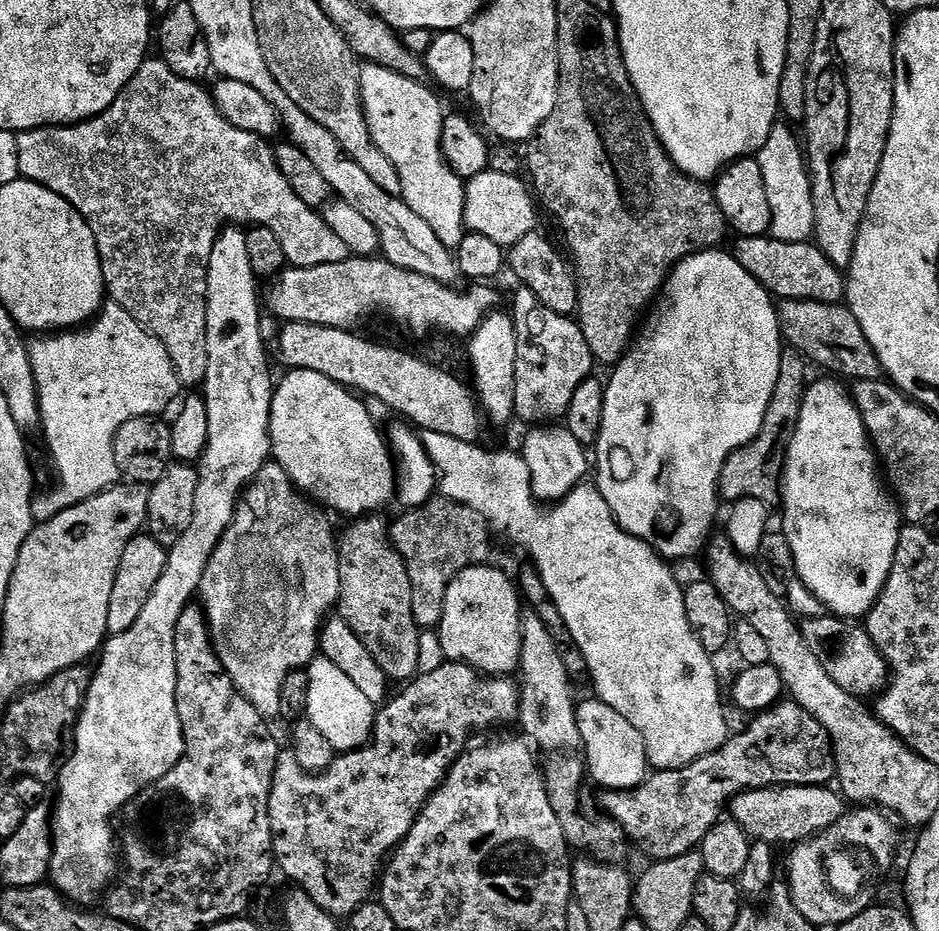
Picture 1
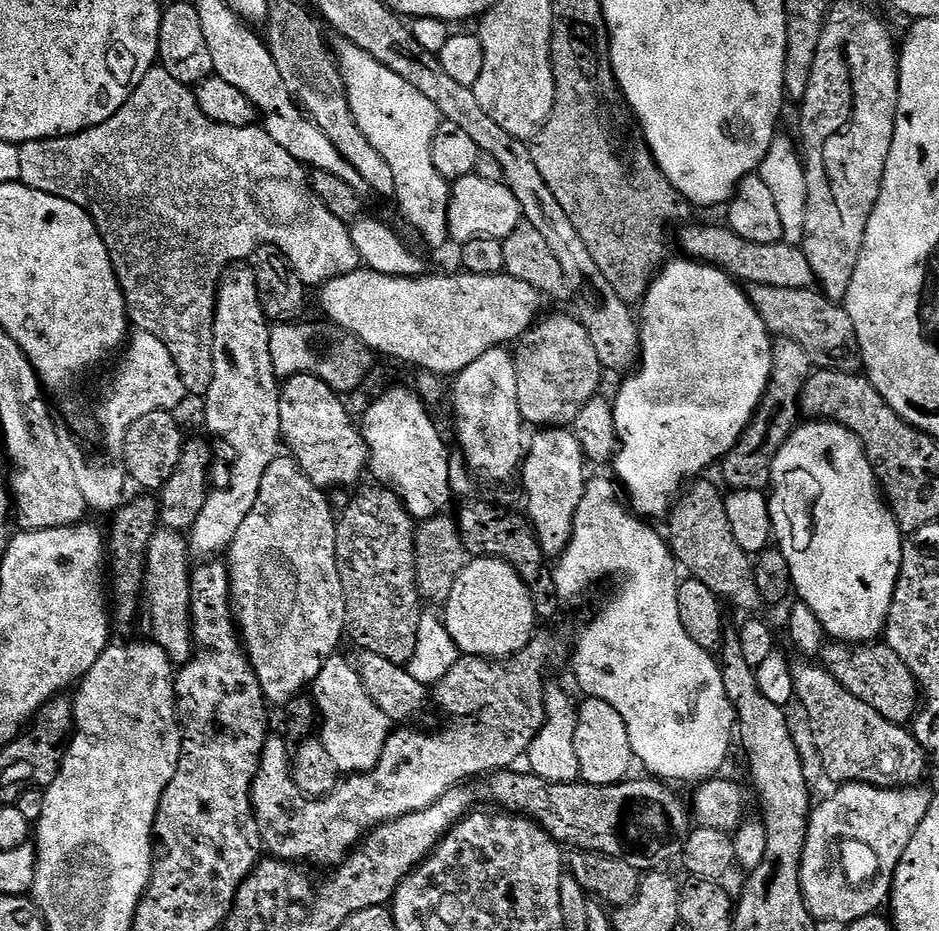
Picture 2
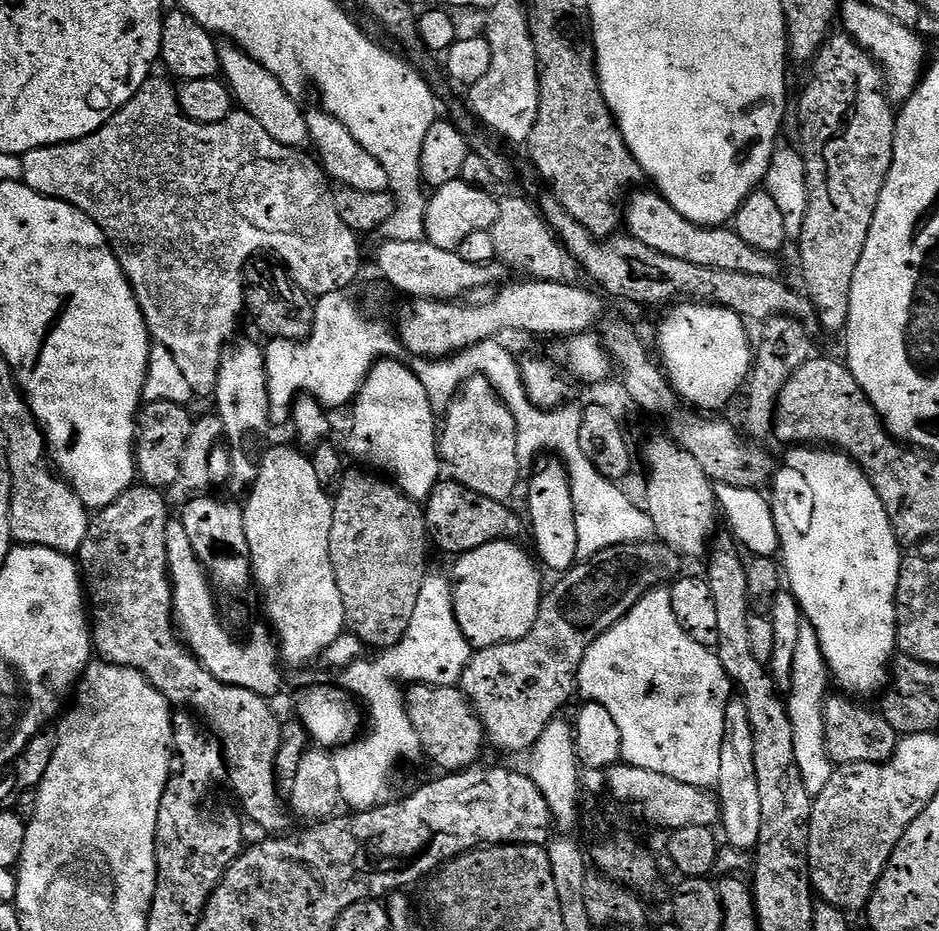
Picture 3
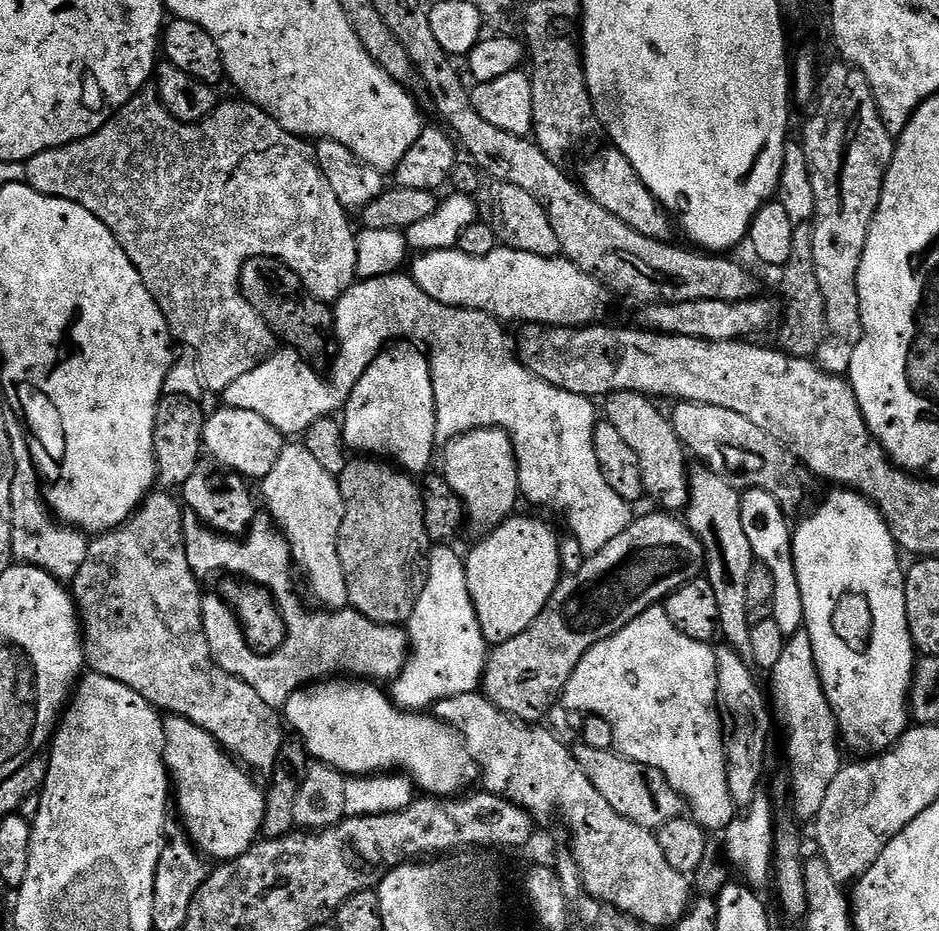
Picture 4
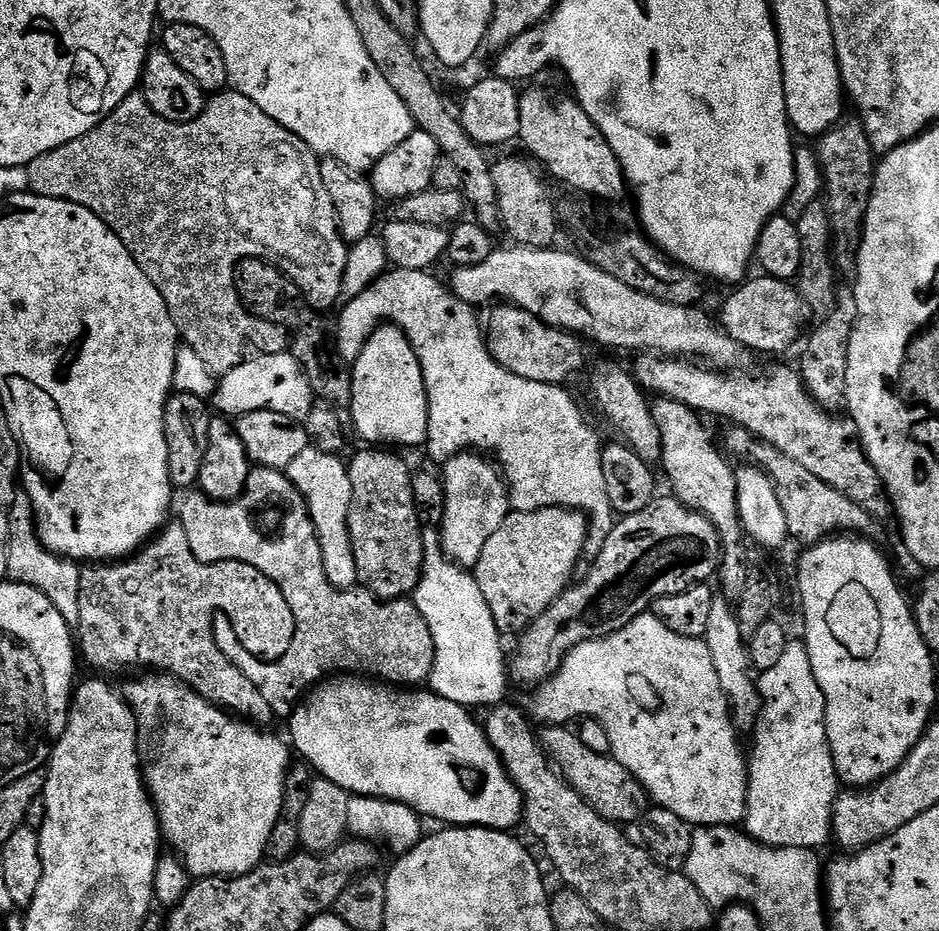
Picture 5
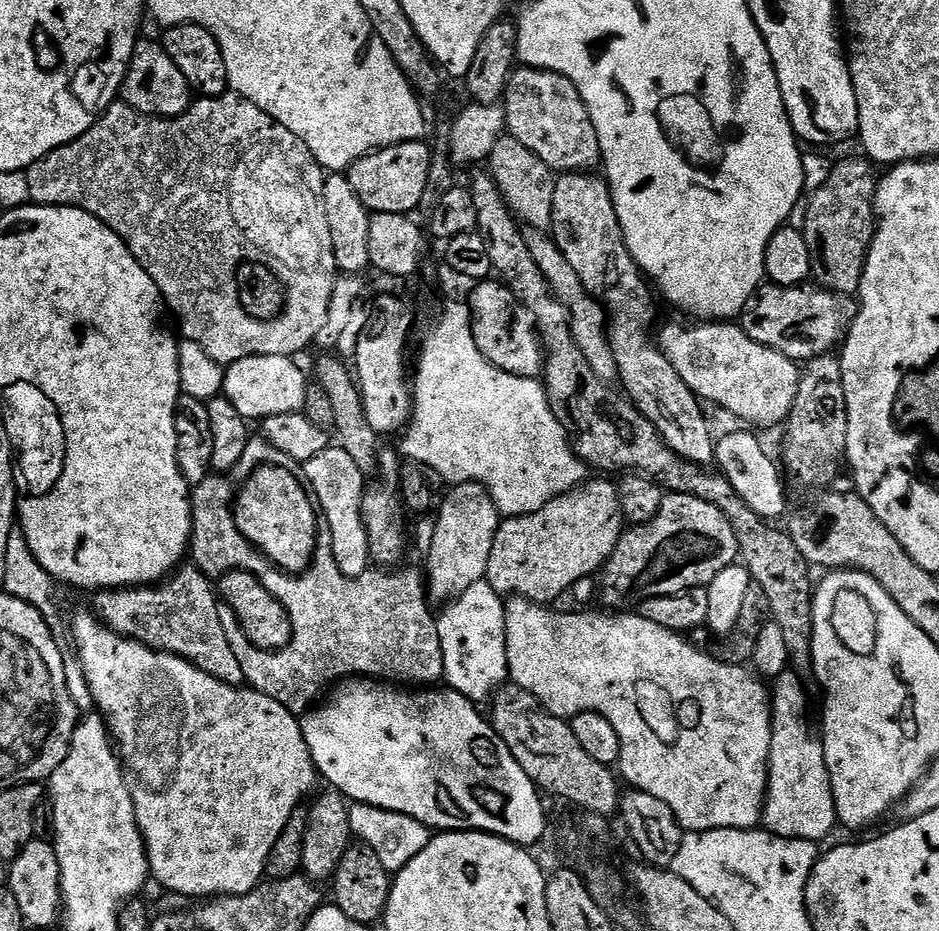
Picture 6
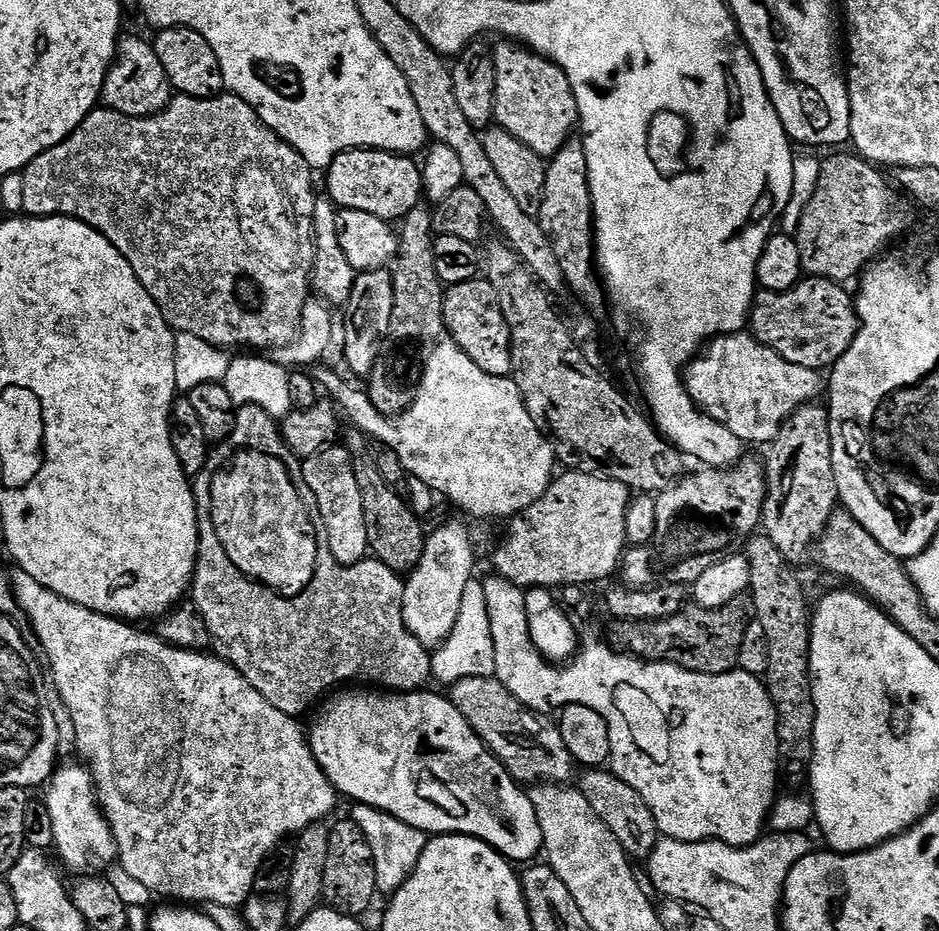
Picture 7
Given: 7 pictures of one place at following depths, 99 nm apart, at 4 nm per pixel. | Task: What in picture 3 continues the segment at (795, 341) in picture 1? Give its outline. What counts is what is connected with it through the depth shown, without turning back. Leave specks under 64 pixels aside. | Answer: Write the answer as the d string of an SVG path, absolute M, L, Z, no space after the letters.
M548 194L544 201L539 201L538 207L569 257L575 263L577 261L606 293L621 296L621 301L647 306L695 298L700 302L730 308L748 322L767 322L775 316L795 316L797 320L805 322L813 319L812 301L807 295L800 293L799 296L794 289L787 288L783 279L774 276L758 278L758 274L738 274L731 270L710 270L710 266L694 266L690 262L682 262L682 258L658 254L658 250L642 246L642 242L627 234L617 234L604 241L596 239L552 194Z

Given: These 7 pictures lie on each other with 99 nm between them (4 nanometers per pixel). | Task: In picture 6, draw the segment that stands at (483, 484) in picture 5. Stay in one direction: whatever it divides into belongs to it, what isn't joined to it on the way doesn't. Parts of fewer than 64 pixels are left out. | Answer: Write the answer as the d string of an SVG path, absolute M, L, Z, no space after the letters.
M458 484L449 492L452 493L441 502L440 508L438 504L437 522L432 529L433 538L426 551L426 592L433 601L451 602L468 587L487 577L490 550L494 546L496 531L500 529L502 519L482 485Z

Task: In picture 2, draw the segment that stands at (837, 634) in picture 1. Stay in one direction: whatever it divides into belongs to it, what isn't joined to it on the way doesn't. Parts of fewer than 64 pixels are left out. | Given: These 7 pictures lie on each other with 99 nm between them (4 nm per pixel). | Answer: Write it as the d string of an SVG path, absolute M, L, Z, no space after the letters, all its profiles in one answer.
M832 640L825 643L822 649L822 666L854 698L862 698L866 706L874 706L882 718L891 724L907 725L918 711L918 701L921 699L920 688L916 685L914 674L910 674L910 666L894 654L894 650L887 642L869 642L866 644L850 644L843 640Z

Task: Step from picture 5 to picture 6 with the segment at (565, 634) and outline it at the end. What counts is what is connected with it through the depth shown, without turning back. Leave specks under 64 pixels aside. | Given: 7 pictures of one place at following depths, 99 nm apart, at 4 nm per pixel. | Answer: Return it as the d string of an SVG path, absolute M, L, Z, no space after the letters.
M674 492L665 495L654 519L621 531L602 569L604 581L599 581L598 596L604 599L608 607L605 609L624 610L627 604L635 605L651 596L702 588L719 572L737 563L739 555L738 538L734 538L734 530L718 506L710 506L710 502L702 502L697 496Z

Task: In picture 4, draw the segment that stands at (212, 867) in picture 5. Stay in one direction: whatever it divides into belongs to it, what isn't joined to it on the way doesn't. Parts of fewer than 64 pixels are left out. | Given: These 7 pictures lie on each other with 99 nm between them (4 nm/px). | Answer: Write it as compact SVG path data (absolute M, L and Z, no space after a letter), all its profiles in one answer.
M169 715L164 720L164 765L170 773L170 784L174 789L174 808L180 811L184 819L183 831L188 833L193 844L205 857L216 862L236 860L246 850L250 850L257 843L264 827L264 815L268 805L268 797L265 789L255 784L253 773L245 768L235 756L228 755L221 748L210 733L202 730L202 726L196 726L181 716Z

